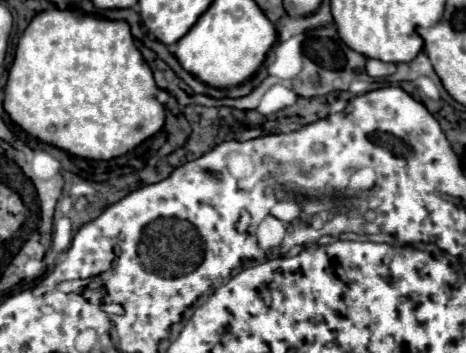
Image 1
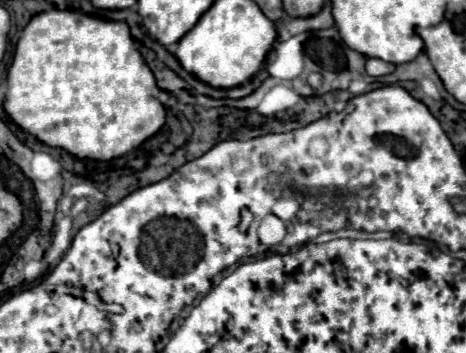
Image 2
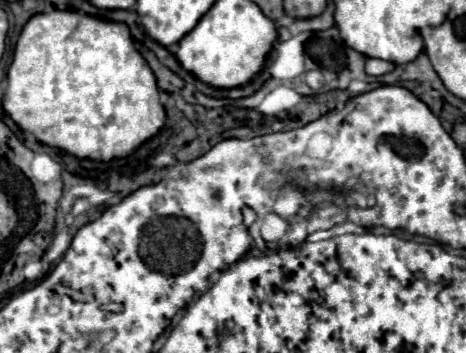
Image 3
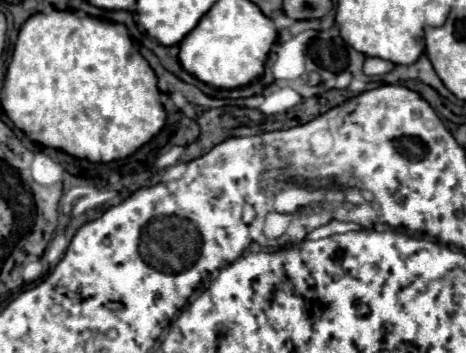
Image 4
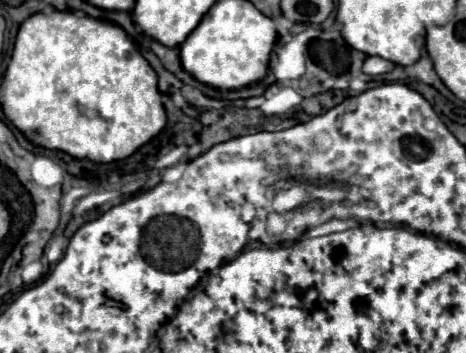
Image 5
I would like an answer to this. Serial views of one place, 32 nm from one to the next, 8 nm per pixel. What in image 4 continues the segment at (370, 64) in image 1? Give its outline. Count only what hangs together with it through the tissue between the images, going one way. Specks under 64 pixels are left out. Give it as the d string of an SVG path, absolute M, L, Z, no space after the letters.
M366 58L364 62L364 74L368 76L378 76L378 74L386 74L394 68L392 62L388 60L380 60L380 58Z

